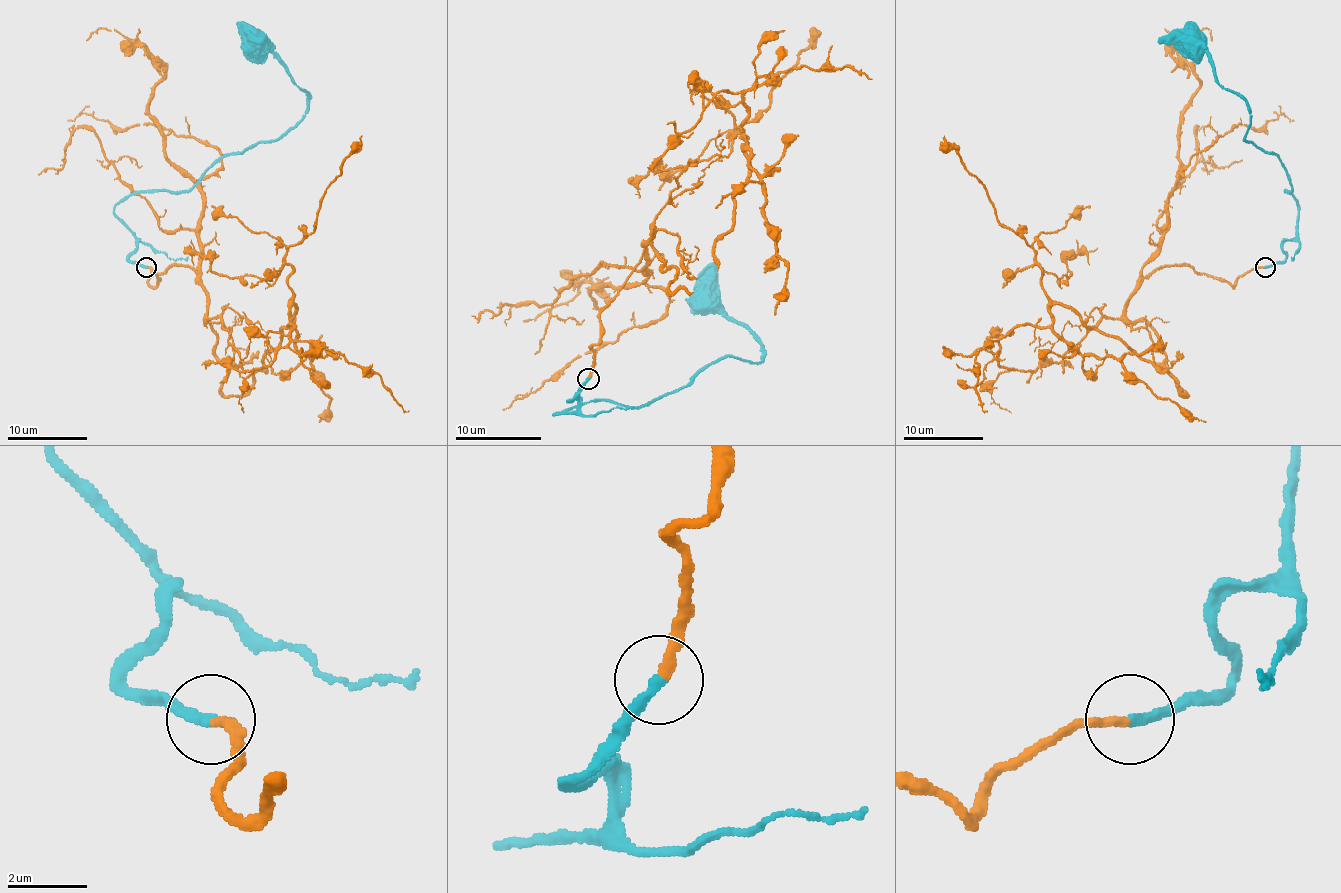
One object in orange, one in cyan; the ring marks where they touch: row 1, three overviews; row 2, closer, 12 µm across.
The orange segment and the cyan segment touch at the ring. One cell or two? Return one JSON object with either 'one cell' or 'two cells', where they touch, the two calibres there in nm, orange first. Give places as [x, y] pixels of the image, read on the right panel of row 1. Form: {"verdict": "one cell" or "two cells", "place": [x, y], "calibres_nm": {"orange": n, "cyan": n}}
{"verdict": "one cell", "place": [1265, 267], "calibres_nm": {"orange": 240, "cyan": 280}}

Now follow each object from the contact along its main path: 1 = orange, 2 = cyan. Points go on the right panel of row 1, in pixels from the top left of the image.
1: (1265, 266), (1233, 286), (1161, 266), (1129, 300), (1185, 396), (1055, 304), (1049, 326), (979, 352), (987, 410)
2: (1265, 266), (1287, 258), (1297, 232), (1291, 178), (1245, 138), (1247, 102), (1193, 44)

